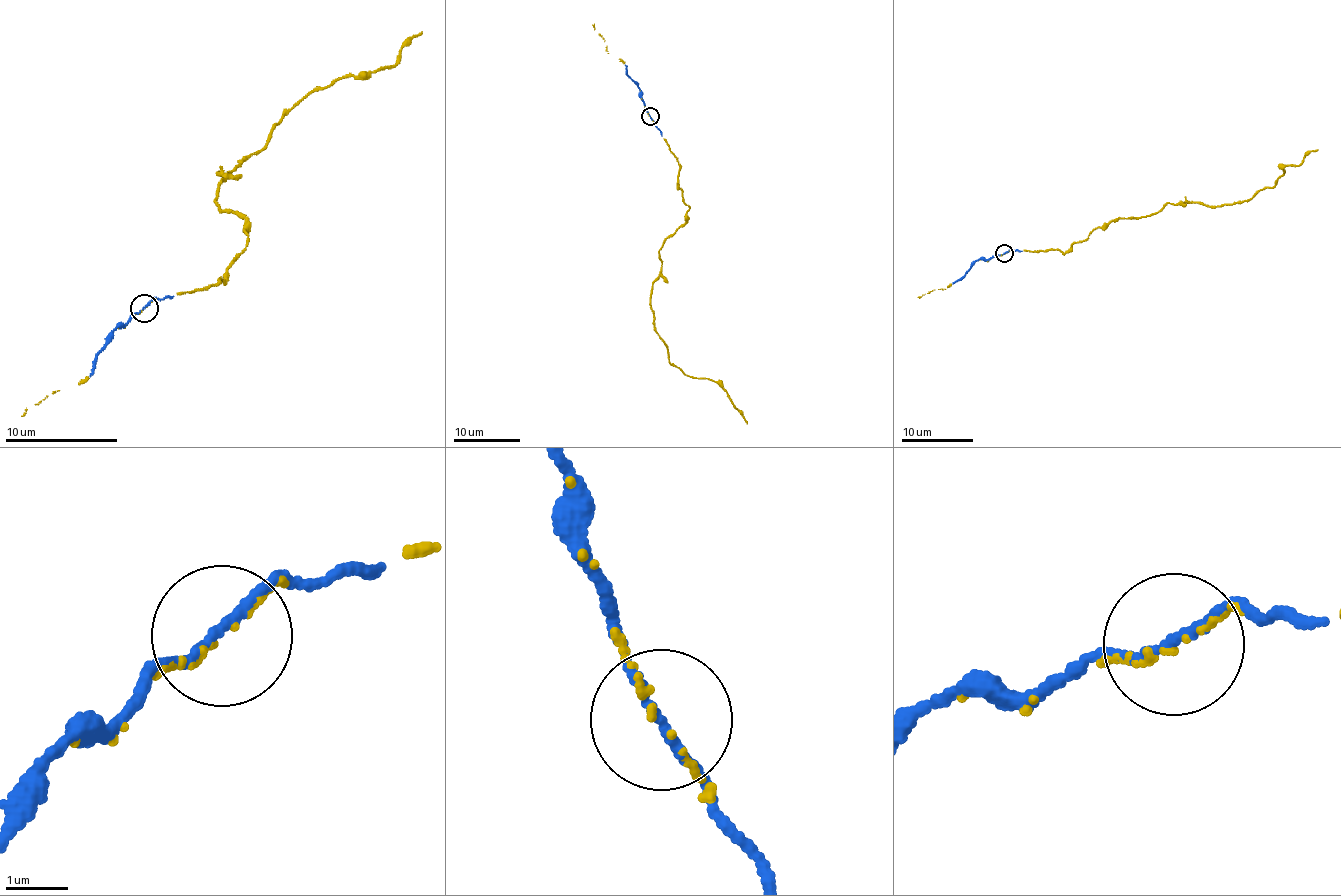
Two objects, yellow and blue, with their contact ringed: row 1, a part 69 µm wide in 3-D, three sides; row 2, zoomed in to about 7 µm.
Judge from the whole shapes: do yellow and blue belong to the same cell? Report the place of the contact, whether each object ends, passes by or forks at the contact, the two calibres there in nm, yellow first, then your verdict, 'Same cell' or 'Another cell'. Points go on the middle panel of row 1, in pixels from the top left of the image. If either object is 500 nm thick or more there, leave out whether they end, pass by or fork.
Place: (650, 116). At the ring yellow passes by. At the ring blue passes by. Thickness 50 nm (yellow) against 130 nm. Same cell

